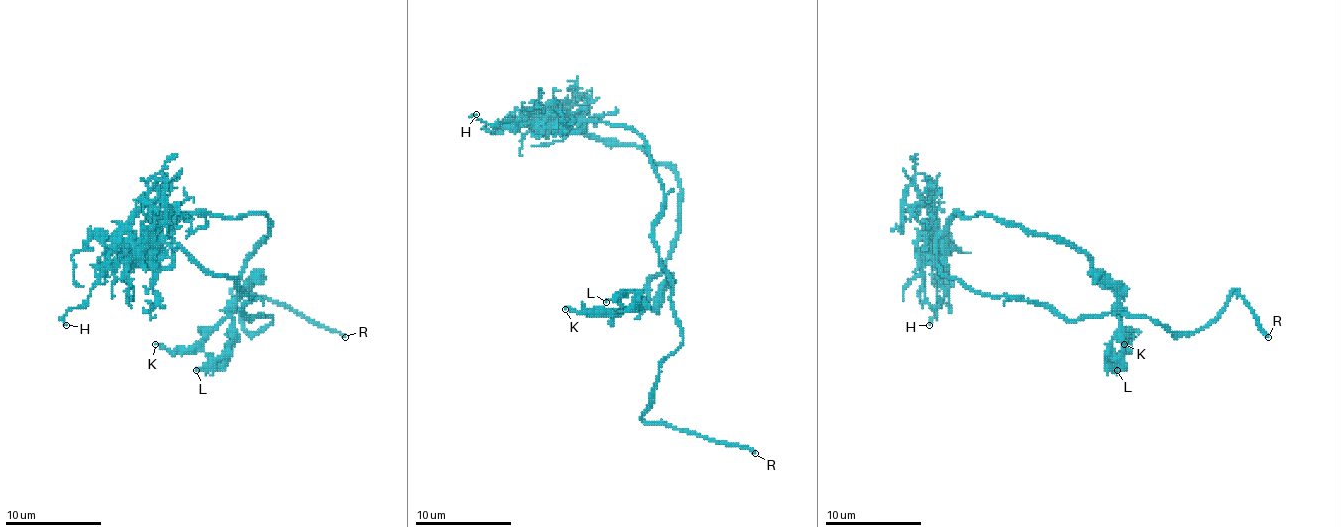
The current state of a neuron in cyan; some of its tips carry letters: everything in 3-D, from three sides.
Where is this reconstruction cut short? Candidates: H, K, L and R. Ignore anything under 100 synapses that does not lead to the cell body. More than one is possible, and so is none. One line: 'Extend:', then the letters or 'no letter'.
Extend: R

